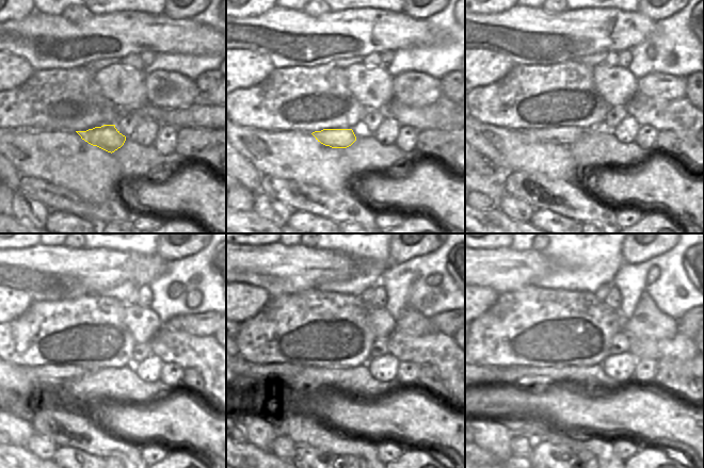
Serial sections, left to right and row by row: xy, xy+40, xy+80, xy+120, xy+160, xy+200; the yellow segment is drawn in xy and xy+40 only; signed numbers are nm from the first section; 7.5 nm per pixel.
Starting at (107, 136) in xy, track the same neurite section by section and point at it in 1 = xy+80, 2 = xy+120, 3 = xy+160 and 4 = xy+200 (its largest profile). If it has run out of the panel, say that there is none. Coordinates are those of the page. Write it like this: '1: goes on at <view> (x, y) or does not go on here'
1: goes on at xy+80 (564, 135)
2: goes on at xy+120 (49, 375)
3: goes on at xy+160 (248, 374)
4: goes on at xy+200 (486, 374)

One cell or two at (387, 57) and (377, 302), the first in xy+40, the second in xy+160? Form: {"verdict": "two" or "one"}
{"verdict": "one"}

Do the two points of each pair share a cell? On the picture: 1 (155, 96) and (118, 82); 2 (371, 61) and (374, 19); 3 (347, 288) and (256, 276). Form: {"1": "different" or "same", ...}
{"1": "different", "2": "different", "3": "different"}

